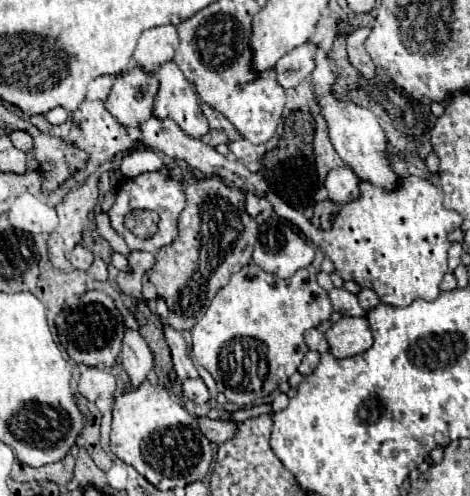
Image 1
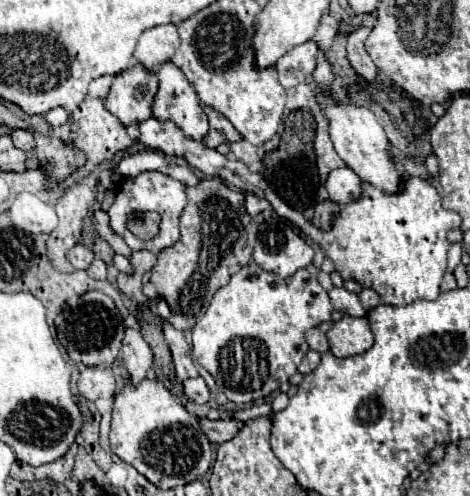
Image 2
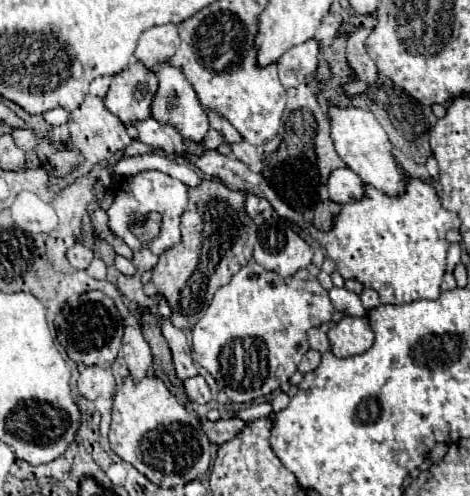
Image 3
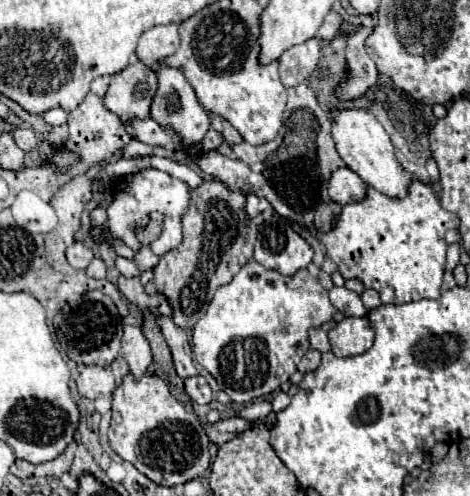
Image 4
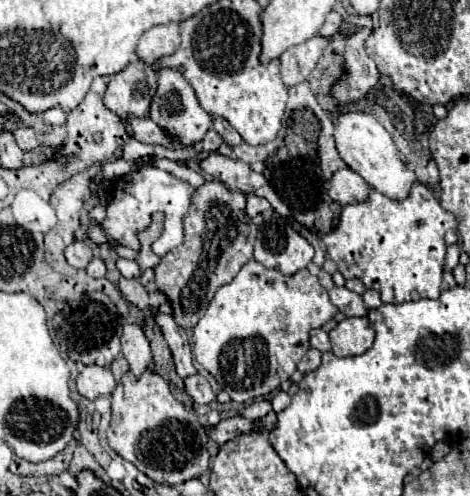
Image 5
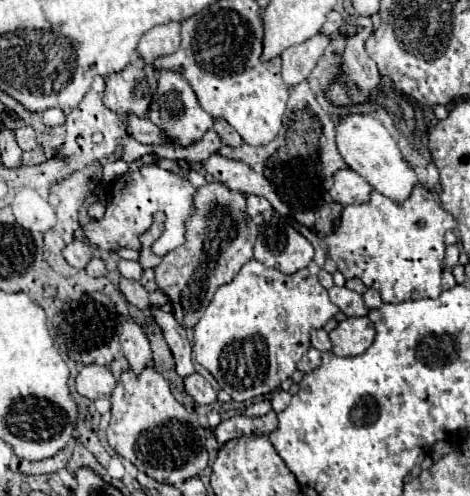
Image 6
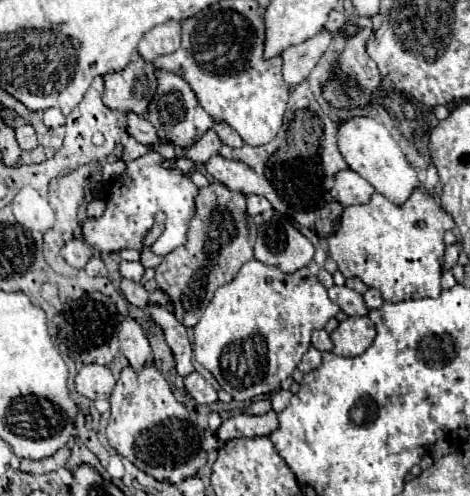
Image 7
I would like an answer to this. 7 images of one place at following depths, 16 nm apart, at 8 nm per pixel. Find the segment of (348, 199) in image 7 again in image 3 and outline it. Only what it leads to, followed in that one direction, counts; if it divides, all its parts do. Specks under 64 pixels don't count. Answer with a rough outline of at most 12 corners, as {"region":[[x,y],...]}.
{"region":[[350,168],[328,178],[328,194],[338,204],[364,196],[364,182]]}

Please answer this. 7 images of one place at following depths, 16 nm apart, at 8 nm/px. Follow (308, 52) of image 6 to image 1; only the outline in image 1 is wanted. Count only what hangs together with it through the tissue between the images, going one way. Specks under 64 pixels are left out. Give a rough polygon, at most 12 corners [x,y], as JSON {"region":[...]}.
{"region":[[300,44],[274,66],[278,82],[292,88],[314,70],[316,44]]}

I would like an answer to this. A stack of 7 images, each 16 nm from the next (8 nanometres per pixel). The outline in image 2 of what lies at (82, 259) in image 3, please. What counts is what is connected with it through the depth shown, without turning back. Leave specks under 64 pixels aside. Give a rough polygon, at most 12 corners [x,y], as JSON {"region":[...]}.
{"region":[[76,244],[68,260],[76,270],[86,270],[94,260],[90,248]]}

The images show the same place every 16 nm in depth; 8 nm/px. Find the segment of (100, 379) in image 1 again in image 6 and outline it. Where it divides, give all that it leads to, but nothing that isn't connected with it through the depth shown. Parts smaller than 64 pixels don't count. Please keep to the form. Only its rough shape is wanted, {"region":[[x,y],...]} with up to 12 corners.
{"region":[[82,366],[78,394],[110,398],[116,380],[106,366]]}

